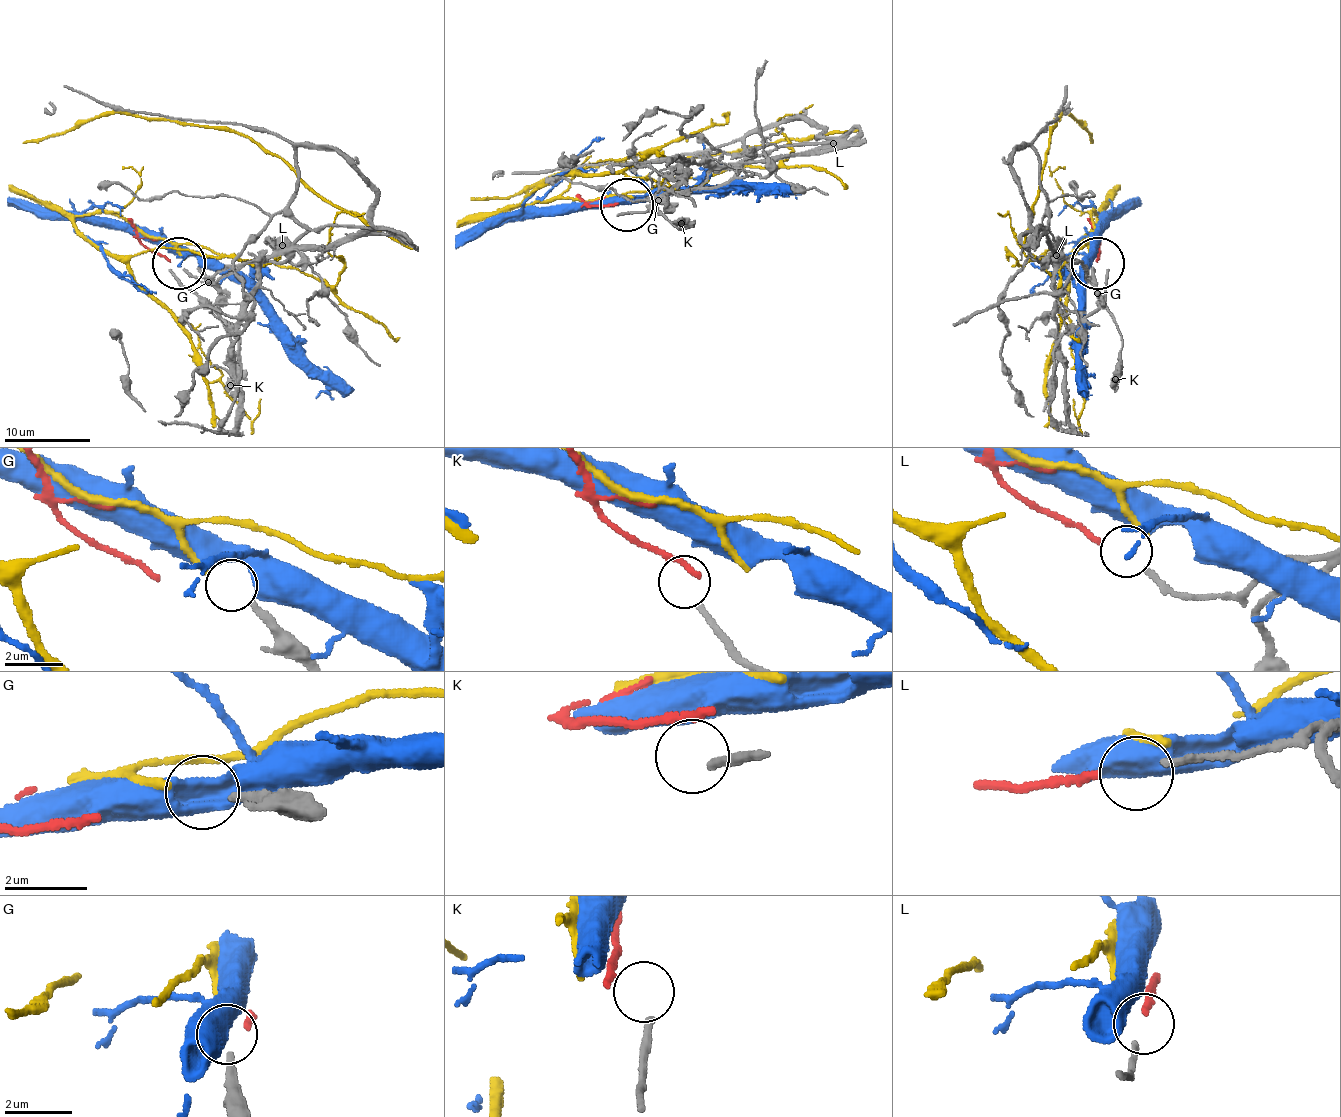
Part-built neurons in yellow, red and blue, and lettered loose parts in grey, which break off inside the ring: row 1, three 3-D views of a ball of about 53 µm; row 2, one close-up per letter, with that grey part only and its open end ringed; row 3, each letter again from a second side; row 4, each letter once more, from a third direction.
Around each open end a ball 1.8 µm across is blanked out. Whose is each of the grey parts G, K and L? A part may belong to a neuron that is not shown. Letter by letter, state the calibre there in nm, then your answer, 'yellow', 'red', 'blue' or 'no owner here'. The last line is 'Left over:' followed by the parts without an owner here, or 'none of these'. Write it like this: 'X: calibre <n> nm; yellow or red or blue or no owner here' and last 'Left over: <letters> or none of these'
G: calibre 240 nm; yellow
K: calibre 220 nm; no owner here
L: calibre 180 nm; red
Left over: K

